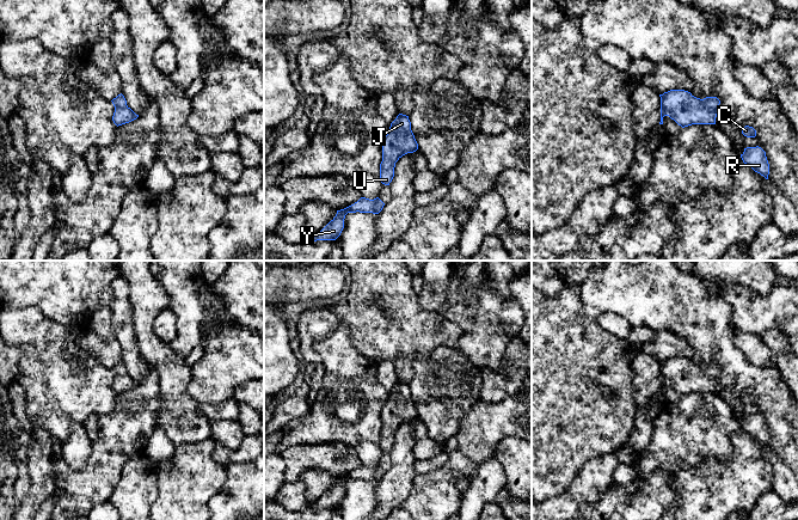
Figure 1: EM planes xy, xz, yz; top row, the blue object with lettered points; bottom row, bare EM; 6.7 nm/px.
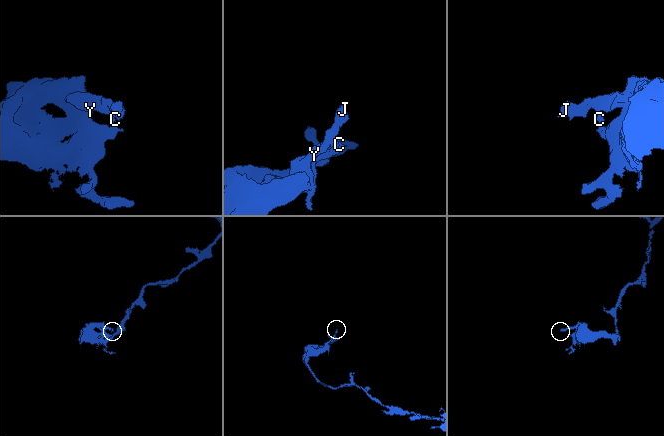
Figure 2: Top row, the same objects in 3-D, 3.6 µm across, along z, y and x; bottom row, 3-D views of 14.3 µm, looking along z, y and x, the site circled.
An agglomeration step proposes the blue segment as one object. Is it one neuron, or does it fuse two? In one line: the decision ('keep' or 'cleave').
keep

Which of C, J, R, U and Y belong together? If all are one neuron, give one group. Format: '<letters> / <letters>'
C J R U Y

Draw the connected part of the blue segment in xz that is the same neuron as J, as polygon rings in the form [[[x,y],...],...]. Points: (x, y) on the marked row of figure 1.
[[[399,114],[391,123],[389,130],[382,140],[382,161],[380,164],[380,179],[389,185],[394,177],[395,163],[405,154],[418,149],[418,143],[411,130],[409,116]]]

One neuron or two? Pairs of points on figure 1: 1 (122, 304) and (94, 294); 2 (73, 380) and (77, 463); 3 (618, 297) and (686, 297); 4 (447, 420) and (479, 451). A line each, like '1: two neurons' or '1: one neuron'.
1: two neurons
2: two neurons
3: one neuron
4: two neurons

